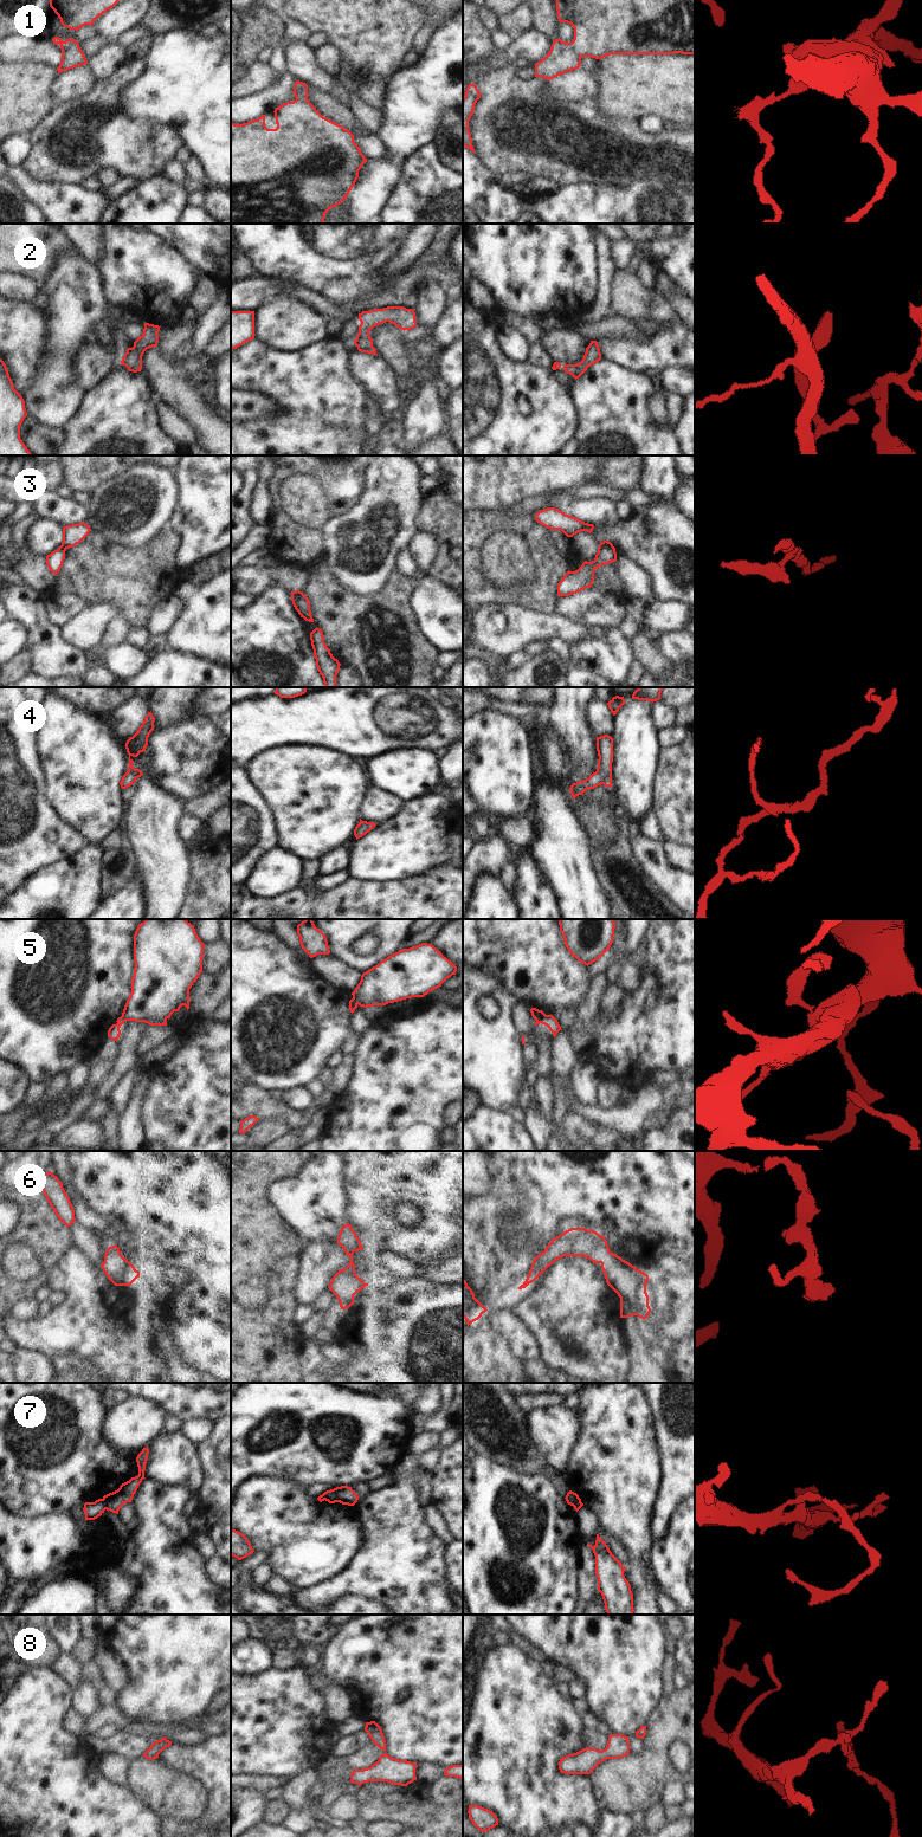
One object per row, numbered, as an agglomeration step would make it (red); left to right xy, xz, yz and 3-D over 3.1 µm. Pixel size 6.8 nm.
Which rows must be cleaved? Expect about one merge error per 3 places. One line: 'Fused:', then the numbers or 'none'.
Fused: 3, 5, 7

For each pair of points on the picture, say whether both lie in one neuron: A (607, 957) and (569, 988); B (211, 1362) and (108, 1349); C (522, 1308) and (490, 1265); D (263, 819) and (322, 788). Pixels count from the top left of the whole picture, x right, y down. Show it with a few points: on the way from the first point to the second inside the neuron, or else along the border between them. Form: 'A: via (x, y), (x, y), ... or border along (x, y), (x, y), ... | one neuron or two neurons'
A: border along (587, 966), (587, 974), (591, 978) | two neurons
B: border along (158, 1320), (166, 1347) | two neurons
C: border along (517, 1288), (502, 1301) | two neurons
D: border along (257, 789), (270, 809), (277, 841) | two neurons

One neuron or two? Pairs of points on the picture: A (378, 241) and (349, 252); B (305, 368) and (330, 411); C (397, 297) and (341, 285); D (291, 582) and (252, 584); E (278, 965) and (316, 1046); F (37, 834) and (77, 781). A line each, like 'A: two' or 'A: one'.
A: one
B: one
C: two
D: one
E: one
F: two

